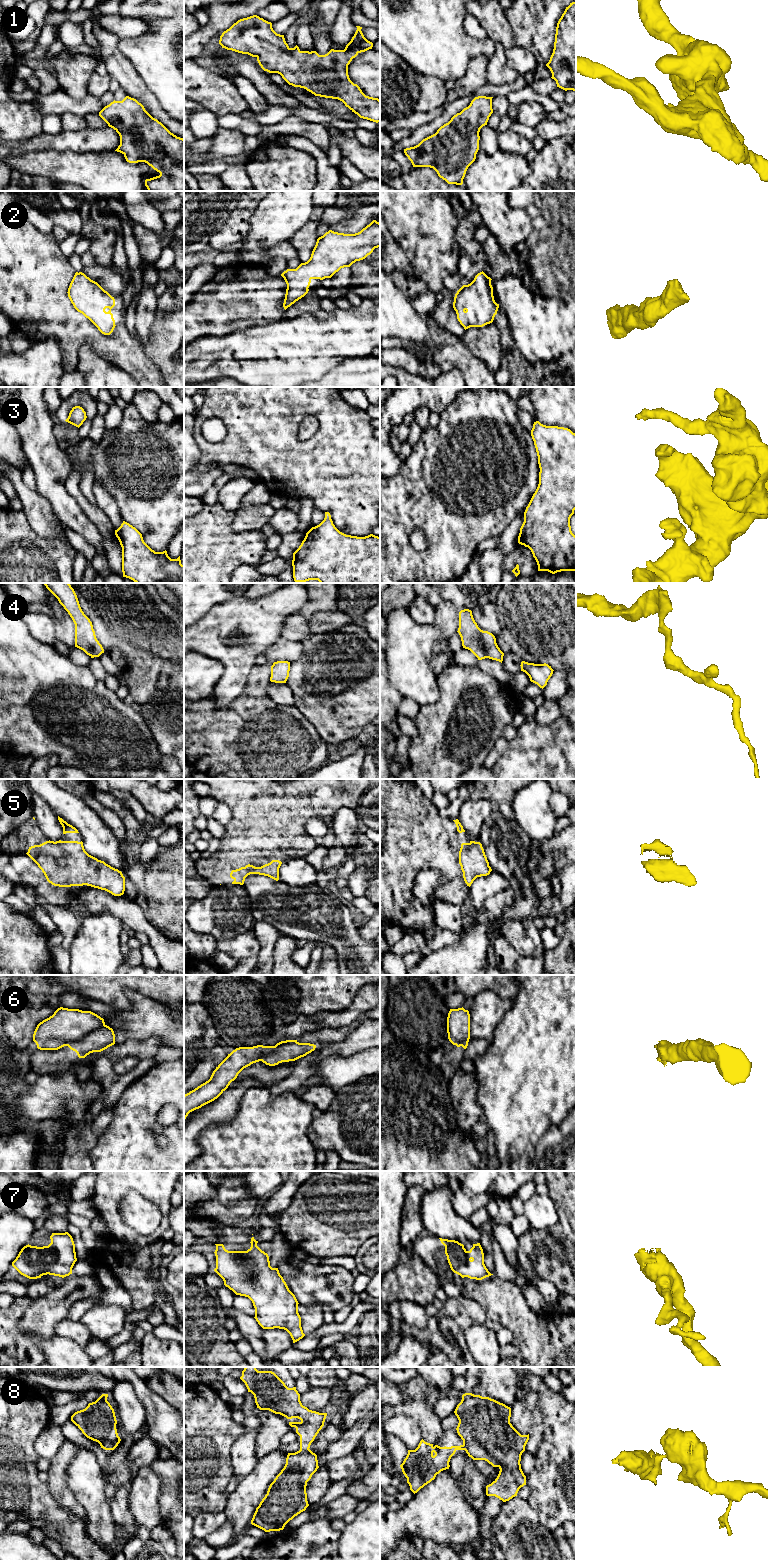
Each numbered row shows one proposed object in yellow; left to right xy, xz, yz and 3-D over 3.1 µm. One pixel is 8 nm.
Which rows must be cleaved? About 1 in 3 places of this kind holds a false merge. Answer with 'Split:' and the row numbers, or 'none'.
Split: 6

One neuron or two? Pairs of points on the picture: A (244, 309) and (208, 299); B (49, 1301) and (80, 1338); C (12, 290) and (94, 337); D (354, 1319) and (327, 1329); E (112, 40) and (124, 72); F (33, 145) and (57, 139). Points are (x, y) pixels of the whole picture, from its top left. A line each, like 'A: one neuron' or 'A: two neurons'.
A: one neuron
B: two neurons
C: one neuron
D: one neuron
E: one neuron
F: one neuron

